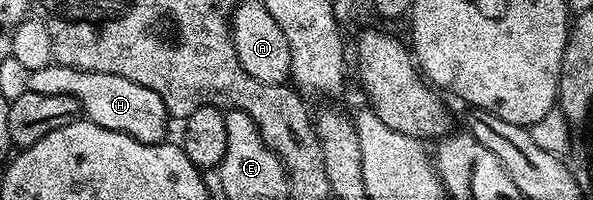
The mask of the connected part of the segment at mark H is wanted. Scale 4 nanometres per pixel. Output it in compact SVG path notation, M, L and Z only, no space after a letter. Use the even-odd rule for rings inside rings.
M56 62L43 66L43 70L29 73L29 91L35 94L67 94L79 102L84 119L95 122L107 130L127 134L144 144L164 144L169 132L171 117L163 106L163 98L131 78L119 78L119 74L99 74L91 70L79 70Z

